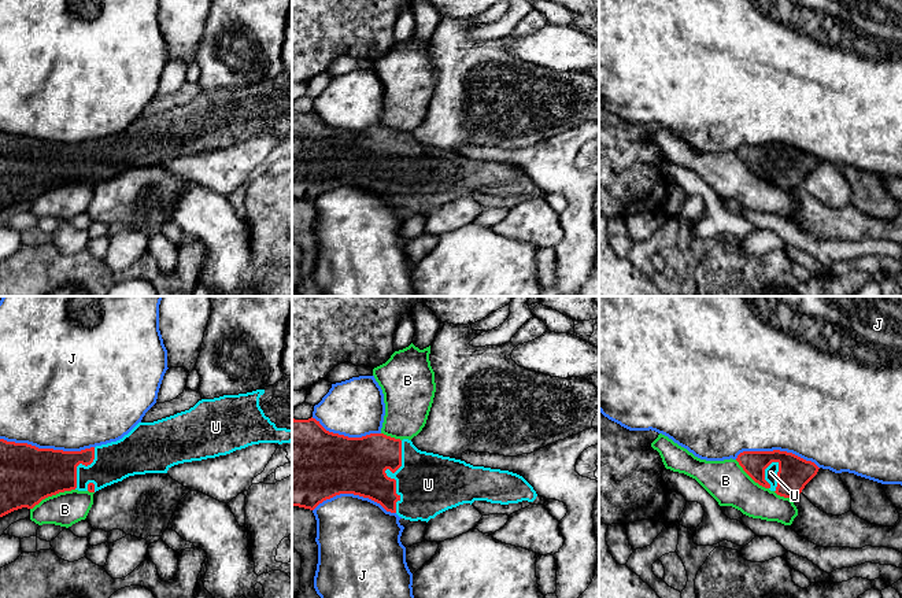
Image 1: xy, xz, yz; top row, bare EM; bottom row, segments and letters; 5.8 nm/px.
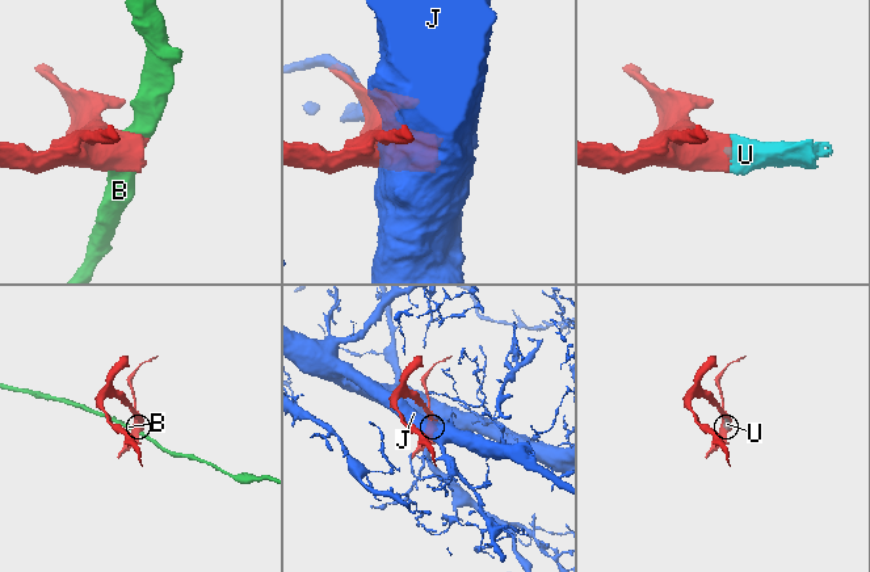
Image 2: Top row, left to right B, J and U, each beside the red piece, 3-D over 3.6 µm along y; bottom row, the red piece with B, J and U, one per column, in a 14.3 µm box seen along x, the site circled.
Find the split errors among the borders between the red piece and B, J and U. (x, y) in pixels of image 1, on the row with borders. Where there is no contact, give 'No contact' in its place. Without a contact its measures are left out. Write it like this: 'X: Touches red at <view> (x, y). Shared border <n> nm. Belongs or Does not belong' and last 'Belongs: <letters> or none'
B: Touches red at xy (52, 494). Shared border 300 nm. Does not belong
J: Touches red at xy (47, 449). Shared border 550 nm. Does not belong
U: Touches red at xz (385, 473). Shared border 420 nm. Belongs
Belongs: U

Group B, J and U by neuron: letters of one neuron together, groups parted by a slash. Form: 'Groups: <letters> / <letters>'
Groups: B / J / U

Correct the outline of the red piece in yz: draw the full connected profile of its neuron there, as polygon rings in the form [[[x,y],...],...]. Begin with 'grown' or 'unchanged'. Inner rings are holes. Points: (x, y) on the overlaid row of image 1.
grown | [[[780,450],[743,451],[736,461],[755,483],[784,498],[801,494],[820,469],[812,461]]]

